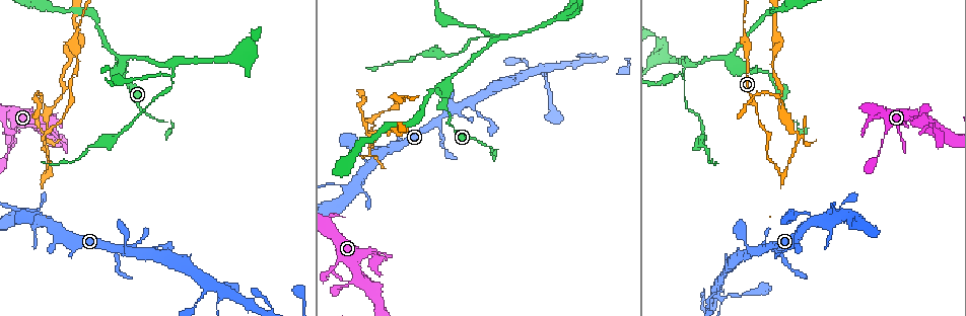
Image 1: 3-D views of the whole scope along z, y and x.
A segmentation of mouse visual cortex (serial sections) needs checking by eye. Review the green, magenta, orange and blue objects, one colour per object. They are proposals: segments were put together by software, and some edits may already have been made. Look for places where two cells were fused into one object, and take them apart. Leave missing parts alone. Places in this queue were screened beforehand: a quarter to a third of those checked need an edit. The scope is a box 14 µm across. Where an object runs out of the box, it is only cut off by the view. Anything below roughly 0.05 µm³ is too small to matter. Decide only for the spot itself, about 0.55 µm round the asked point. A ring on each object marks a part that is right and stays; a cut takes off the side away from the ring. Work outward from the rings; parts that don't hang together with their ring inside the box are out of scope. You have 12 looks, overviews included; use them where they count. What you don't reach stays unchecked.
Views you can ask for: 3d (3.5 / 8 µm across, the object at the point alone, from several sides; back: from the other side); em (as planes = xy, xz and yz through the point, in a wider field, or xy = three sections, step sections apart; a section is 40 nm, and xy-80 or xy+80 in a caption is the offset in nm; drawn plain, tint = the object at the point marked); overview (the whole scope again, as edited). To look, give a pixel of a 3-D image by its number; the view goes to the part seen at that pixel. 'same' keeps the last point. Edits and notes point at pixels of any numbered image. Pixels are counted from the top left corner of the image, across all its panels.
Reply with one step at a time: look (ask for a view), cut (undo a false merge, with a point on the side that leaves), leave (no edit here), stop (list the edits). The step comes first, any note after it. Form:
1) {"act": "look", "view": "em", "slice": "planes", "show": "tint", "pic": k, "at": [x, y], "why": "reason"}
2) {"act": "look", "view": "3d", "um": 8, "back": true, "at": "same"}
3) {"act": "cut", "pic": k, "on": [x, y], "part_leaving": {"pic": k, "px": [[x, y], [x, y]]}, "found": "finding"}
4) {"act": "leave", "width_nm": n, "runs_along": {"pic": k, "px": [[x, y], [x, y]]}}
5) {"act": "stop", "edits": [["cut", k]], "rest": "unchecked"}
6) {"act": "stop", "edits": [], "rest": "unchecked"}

{"act": "look", "view": "3d", "um": 8, "pic": 1, "at": [886, 133]}

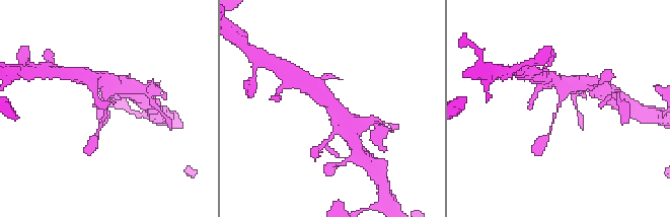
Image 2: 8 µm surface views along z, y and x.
{"act": "look", "view": "3d", "um": 3.5, "pic": 2, "at": [557, 109], "why": "zoom in"}

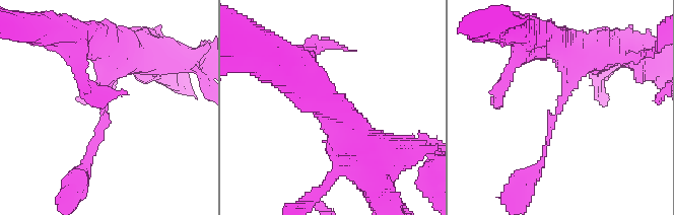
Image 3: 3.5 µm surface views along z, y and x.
{"act": "look", "view": "em", "slice": "planes", "show": "tint", "pic": 3, "at": [562, 103], "arm_widths_nm": [100, 500], "why": "now the EM"}

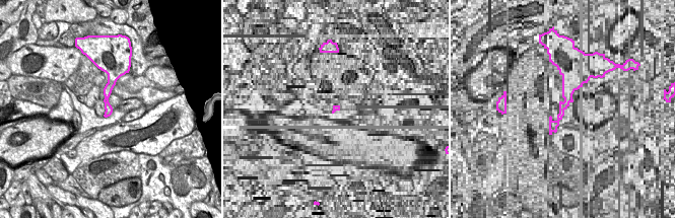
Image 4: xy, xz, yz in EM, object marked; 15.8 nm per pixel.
{"act": "leave", "runs_along": {"pic": 3, "px": [[593, 55], [573, 67], [541, 164]]}, "found": "one cell here"}

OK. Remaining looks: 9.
{"act": "look", "view": "3d", "um": 3.5, "back": true, "pic": 1, "at": [47, 176], "why": "abrupt turn"}

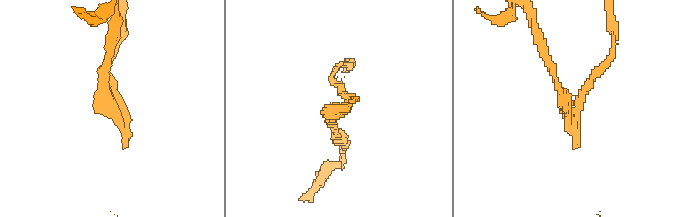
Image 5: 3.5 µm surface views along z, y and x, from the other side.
{"act": "look", "view": "em", "slice": "planes", "show": "tint", "pic": 5, "at": [108, 107]}

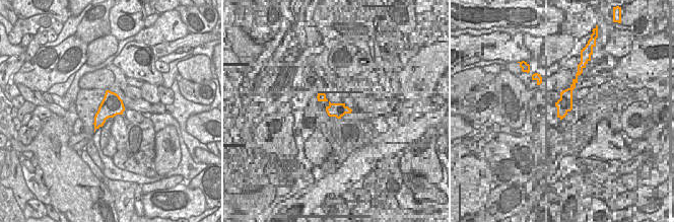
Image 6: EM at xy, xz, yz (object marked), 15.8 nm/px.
{"act": "cut", "pic": 5, "on": [104, 80], "width_nm": 340, "part_leaving": {"pic": 5, "px": [[570, 110], [534, 26]]}, "found": "a second cell is stuck on"}

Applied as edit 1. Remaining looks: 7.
{"act": "look", "view": "overview"}

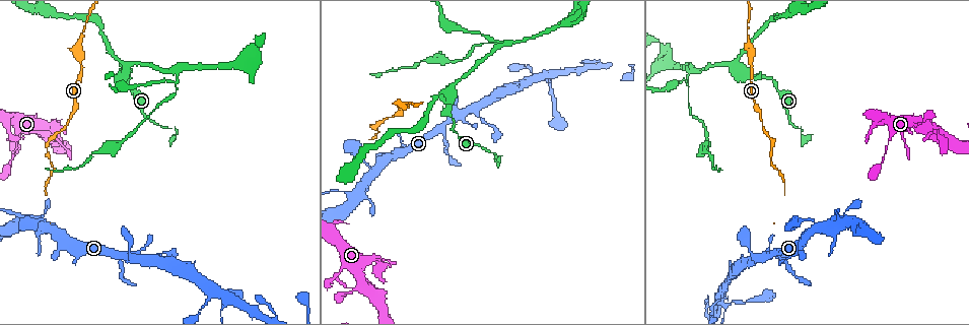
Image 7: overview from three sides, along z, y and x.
{"act": "look", "view": "3d", "um": 3.5, "pic": 7, "at": [81, 44], "why": "calibre changes"}

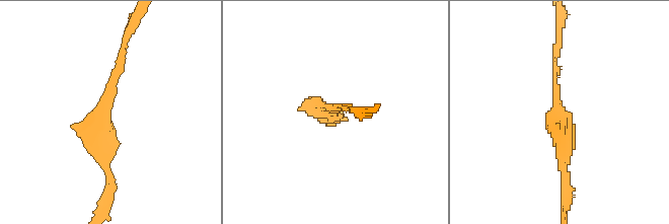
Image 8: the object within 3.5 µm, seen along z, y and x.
{"act": "look", "view": "em", "slice": "xy", "step": 5, "show": "tint", "pic": 8, "at": [561, 112], "why": "need the tissue"}

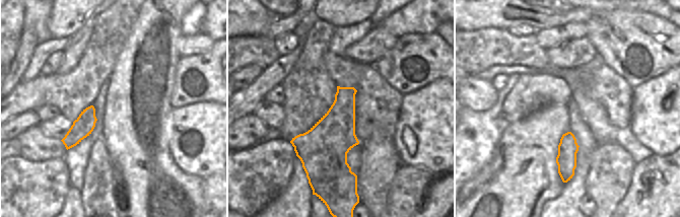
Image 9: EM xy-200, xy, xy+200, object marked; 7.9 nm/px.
{"act": "leave", "width_nm": 360, "runs_along": {"pic": 8, "px": [[109, 178], [100, 131], [125, 48]]}, "found": "continuous, no second cell"}

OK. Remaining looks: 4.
{"act": "look", "view": "3d", "um": 3.5, "pic": 7, "at": [127, 68], "why": "branch point"}

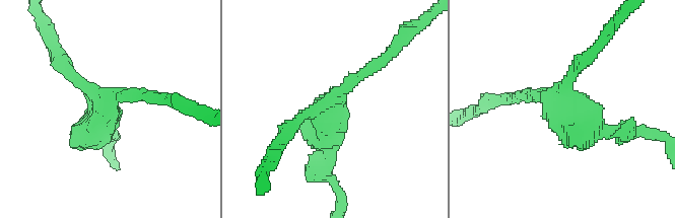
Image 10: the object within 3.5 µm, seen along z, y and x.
{"act": "look", "view": "em", "slice": "xy", "step": 1, "show": "tint", "pic": 10, "at": [332, 109], "why": "now the EM"}

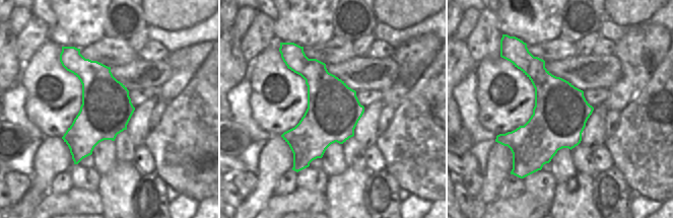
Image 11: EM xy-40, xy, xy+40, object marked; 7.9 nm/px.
{"act": "leave", "runs_along": {"pic": 10, "px": [[327, 168], [333, 100], [377, 64]]}, "found": "one cell here"}

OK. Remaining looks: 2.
{"act": "stop", "edits": [["cut", 5]], "rest": "unchecked"}

